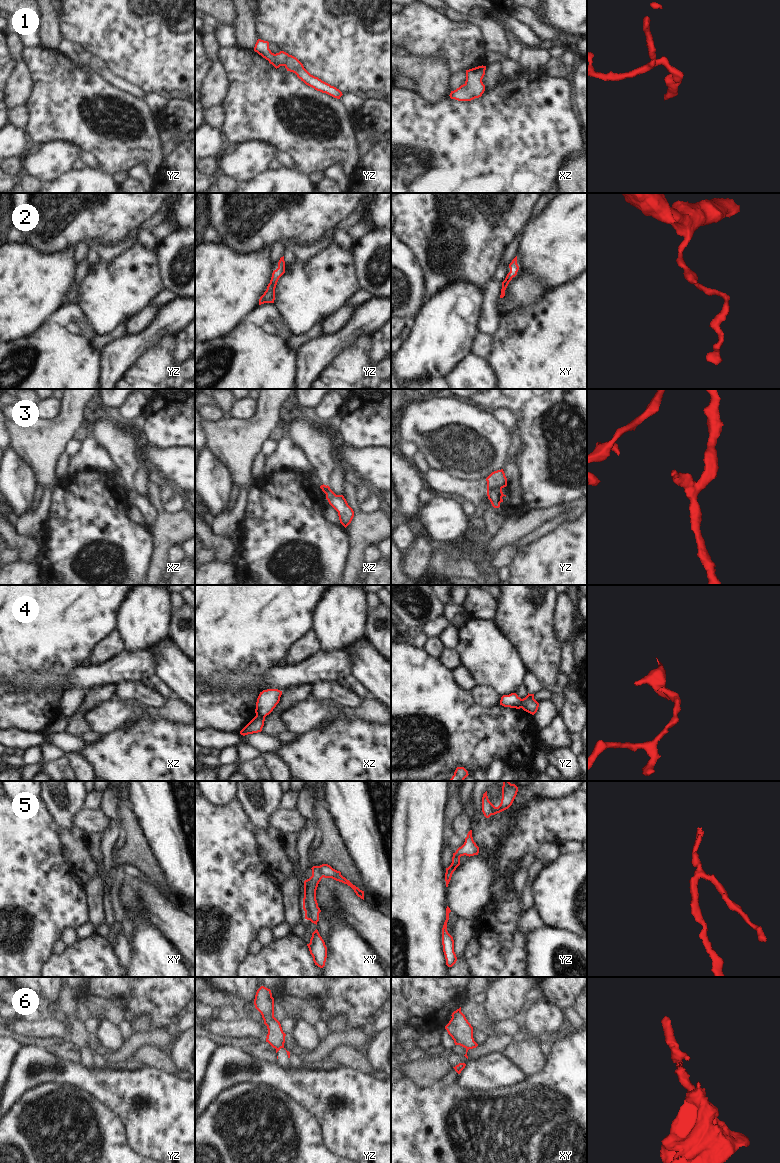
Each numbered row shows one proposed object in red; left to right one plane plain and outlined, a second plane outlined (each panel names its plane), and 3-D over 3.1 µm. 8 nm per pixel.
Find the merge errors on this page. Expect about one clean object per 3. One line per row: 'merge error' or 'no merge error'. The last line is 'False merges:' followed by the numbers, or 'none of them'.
1: no merge error
2: no merge error
3: merge error
4: merge error
5: merge error
6: merge error
False merges: 3, 4, 5, 6

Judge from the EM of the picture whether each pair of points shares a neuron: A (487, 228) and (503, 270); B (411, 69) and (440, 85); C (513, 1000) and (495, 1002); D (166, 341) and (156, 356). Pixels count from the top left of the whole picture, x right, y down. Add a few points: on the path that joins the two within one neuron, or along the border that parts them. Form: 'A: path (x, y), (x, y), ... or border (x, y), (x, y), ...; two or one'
A: border (501, 260), (491, 277); two
B: path (418, 69), (425, 70), (433, 78); one
C: path (509, 1000), (499, 1002); one
D: path (166, 345), (159, 352); one

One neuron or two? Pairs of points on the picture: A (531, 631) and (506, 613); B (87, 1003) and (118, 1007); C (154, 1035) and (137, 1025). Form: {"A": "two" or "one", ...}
{"A": "one", "B": "one", "C": "two"}

